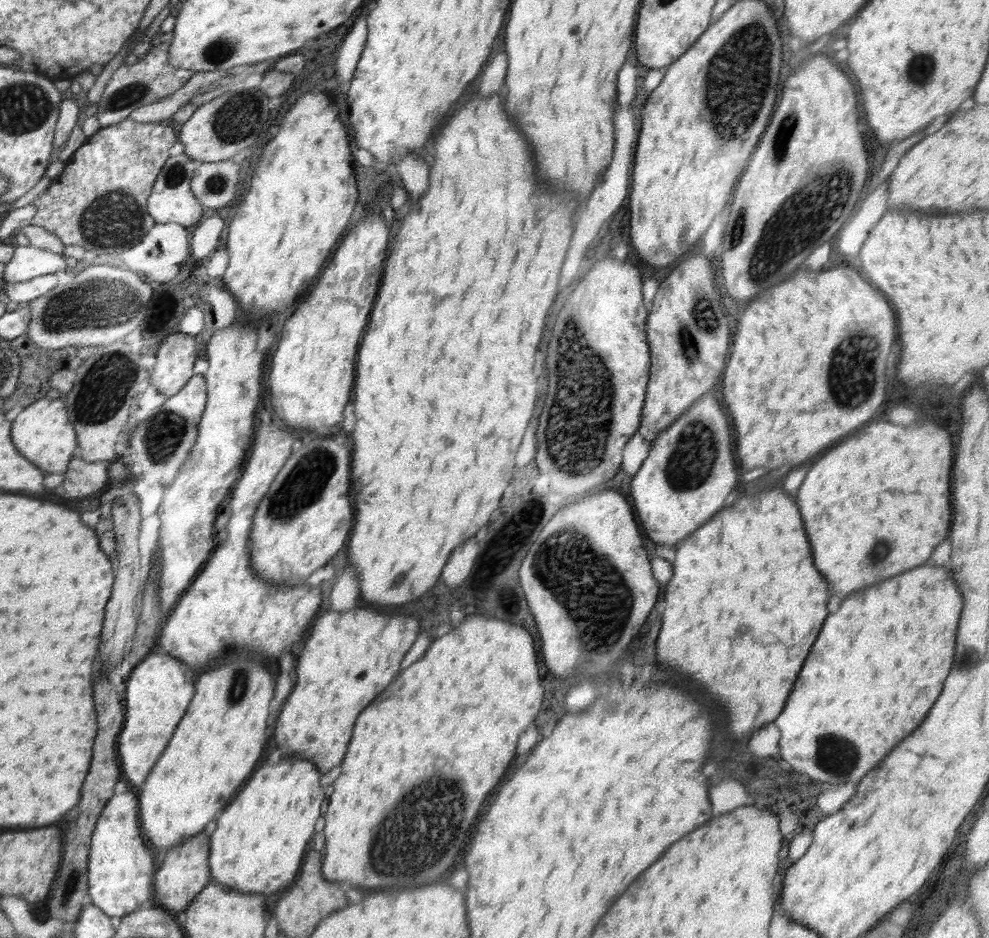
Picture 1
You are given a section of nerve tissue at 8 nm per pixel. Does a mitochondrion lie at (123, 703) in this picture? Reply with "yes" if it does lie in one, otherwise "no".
no

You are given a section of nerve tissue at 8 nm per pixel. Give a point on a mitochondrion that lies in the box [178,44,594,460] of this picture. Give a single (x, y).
(238, 119)

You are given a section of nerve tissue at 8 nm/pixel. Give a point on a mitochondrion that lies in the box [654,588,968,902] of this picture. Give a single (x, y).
(843, 755)

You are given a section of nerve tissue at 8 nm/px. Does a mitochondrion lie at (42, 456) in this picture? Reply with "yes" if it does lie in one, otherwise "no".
no

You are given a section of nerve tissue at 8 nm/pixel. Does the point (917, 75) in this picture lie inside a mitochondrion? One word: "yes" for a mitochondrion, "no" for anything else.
yes

